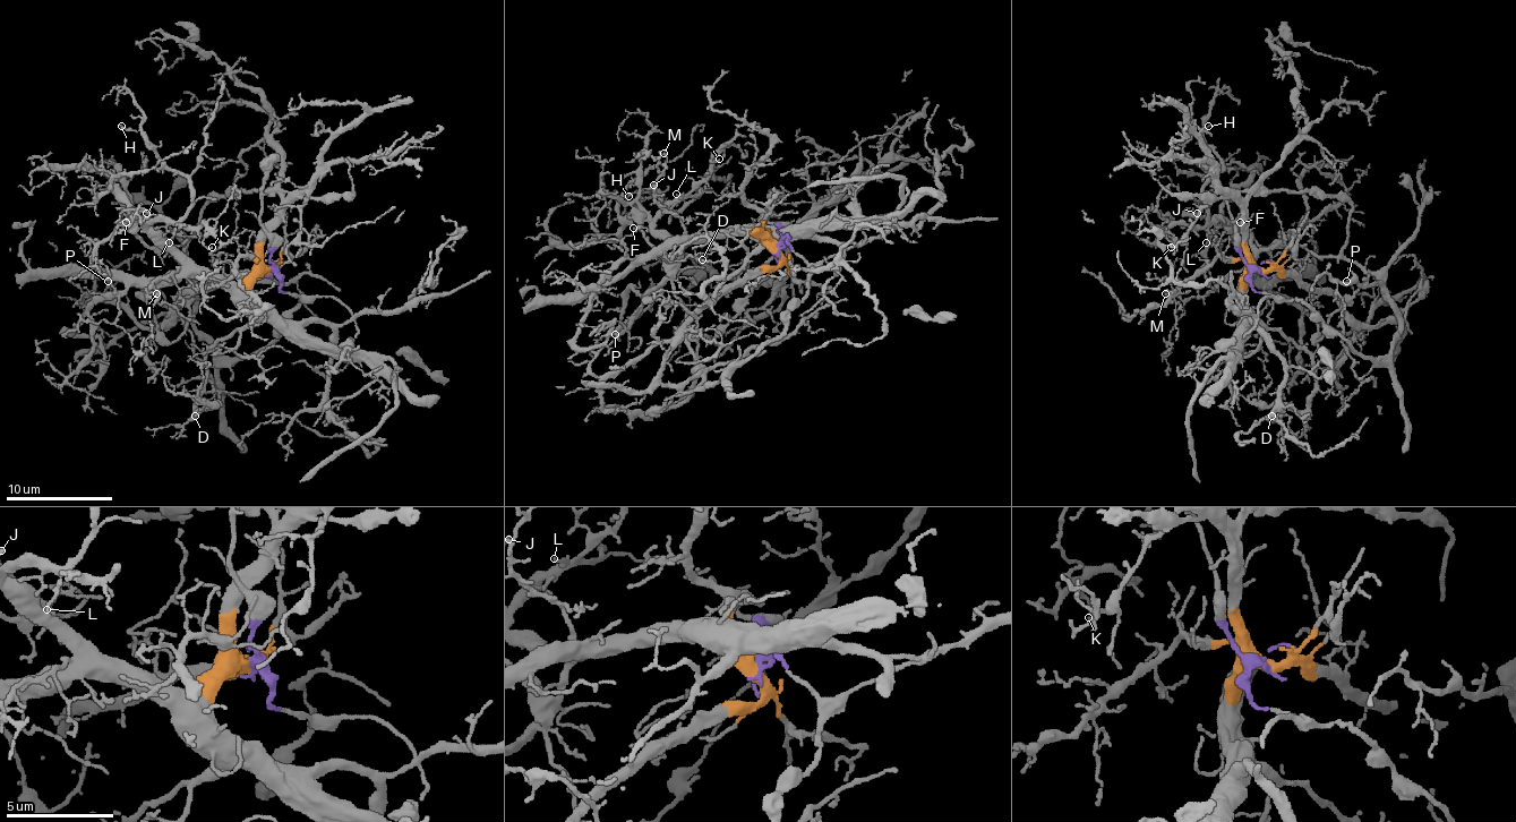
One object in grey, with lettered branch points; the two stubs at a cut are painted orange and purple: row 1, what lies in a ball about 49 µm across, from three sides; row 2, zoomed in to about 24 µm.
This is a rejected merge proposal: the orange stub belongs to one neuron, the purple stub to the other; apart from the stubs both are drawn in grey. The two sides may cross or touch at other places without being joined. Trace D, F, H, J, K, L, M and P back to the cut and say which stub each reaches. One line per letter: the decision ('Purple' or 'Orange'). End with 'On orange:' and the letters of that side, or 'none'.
D: Orange
F: Orange
H: Orange
J: Orange
K: Orange
L: Orange
M: Orange
P: Orange
On orange: D, F, H, J, K, L, M, P

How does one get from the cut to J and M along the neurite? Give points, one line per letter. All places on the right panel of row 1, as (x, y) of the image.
J: (1260, 270), (1247, 283), (1252, 243), (1236, 227), (1215, 219), (1201, 219), (1196, 214)
M: (1260, 270), (1247, 283), (1247, 267), (1233, 270), (1201, 297), (1182, 299), (1172, 291), (1164, 293)

